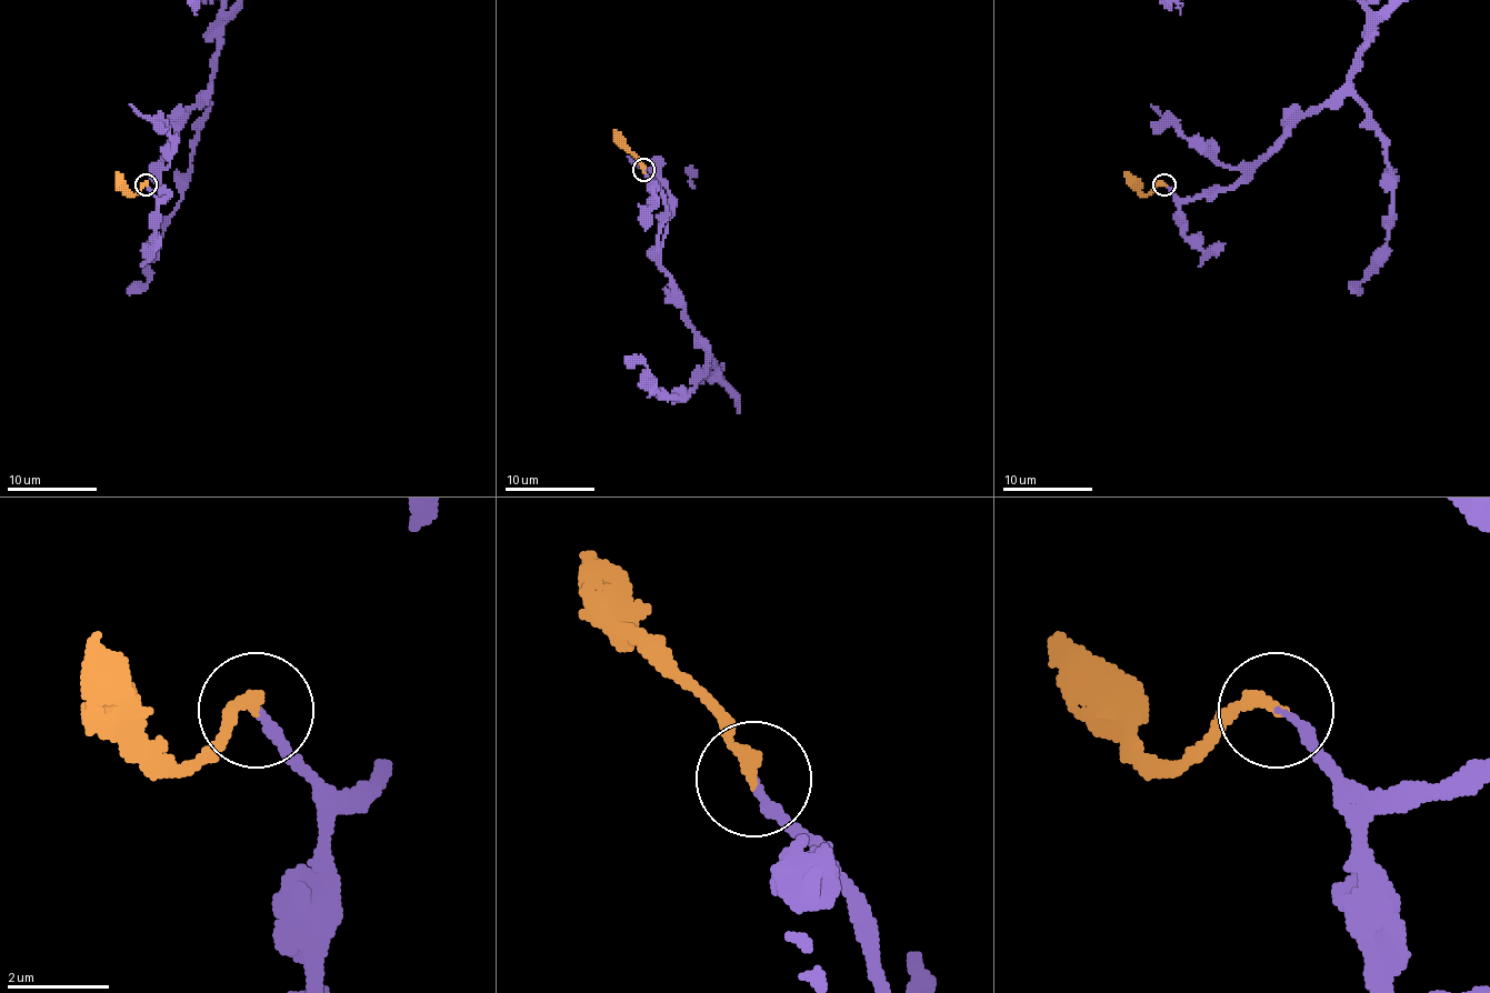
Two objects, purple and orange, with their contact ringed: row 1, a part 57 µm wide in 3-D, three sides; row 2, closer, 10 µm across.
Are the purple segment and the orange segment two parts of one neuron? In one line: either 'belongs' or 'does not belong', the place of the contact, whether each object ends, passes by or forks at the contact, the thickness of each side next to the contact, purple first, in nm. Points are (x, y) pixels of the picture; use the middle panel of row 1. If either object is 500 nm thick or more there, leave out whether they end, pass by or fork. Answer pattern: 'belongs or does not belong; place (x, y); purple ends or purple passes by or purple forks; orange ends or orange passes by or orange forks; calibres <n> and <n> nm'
belongs; place (643, 170); purple ends; orange ends; calibres 180 and 260 nm

